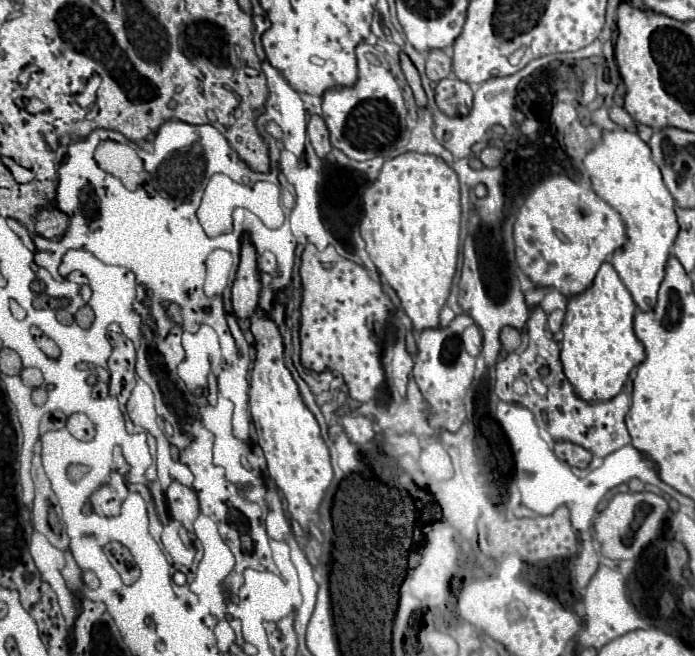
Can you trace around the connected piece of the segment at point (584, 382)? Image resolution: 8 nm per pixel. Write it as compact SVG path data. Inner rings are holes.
M610 263L600 267L588 291L568 299L560 361L566 379L574 385L580 399L590 403L614 399L622 391L628 373L644 361L644 347L634 335L634 315L636 305L632 295Z

